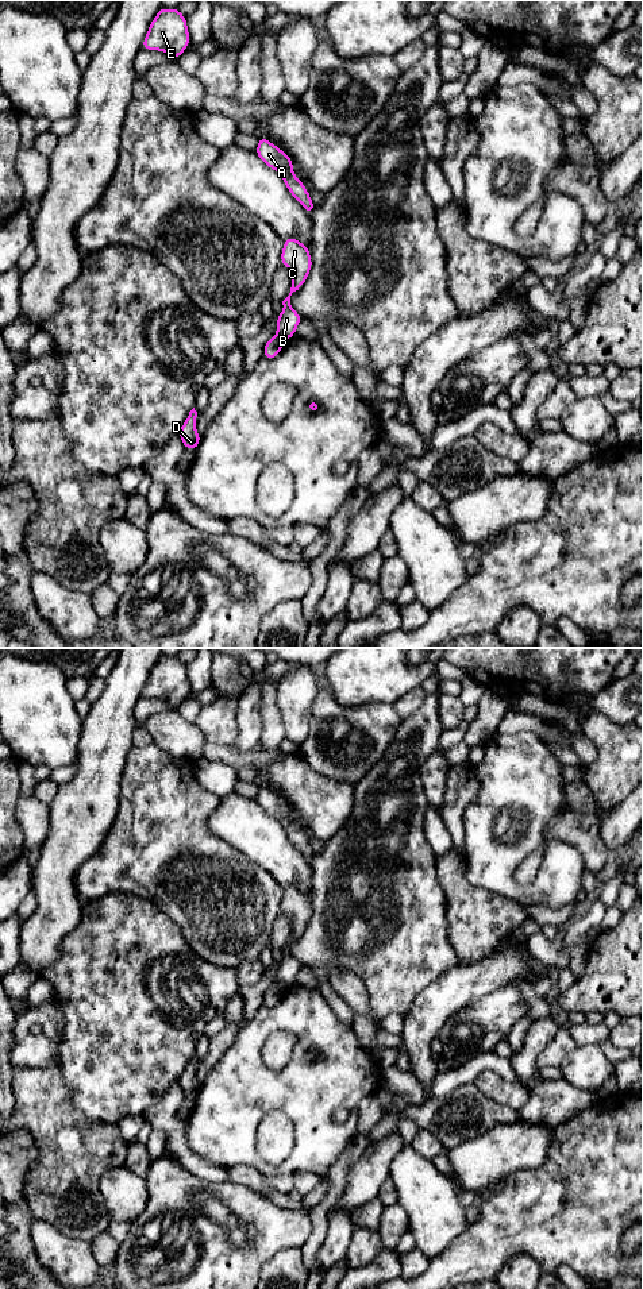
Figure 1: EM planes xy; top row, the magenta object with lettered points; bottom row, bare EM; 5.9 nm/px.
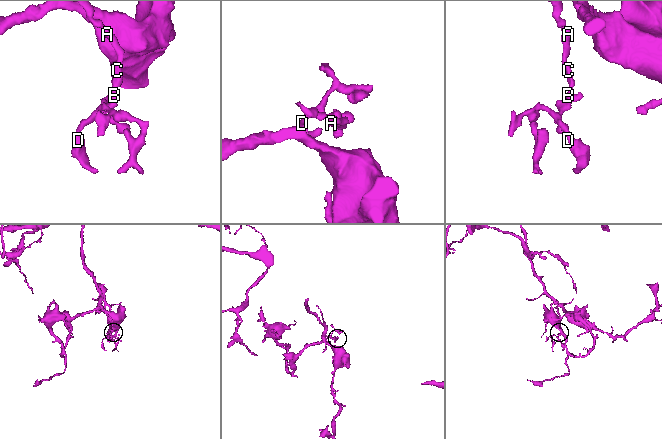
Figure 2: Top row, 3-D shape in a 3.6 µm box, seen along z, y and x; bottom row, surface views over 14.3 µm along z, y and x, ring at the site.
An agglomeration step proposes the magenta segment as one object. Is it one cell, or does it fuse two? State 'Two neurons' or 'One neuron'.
Two neurons

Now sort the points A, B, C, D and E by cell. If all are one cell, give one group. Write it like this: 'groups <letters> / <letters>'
groups A B C E / D

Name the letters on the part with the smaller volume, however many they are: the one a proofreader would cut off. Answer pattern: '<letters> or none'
D

